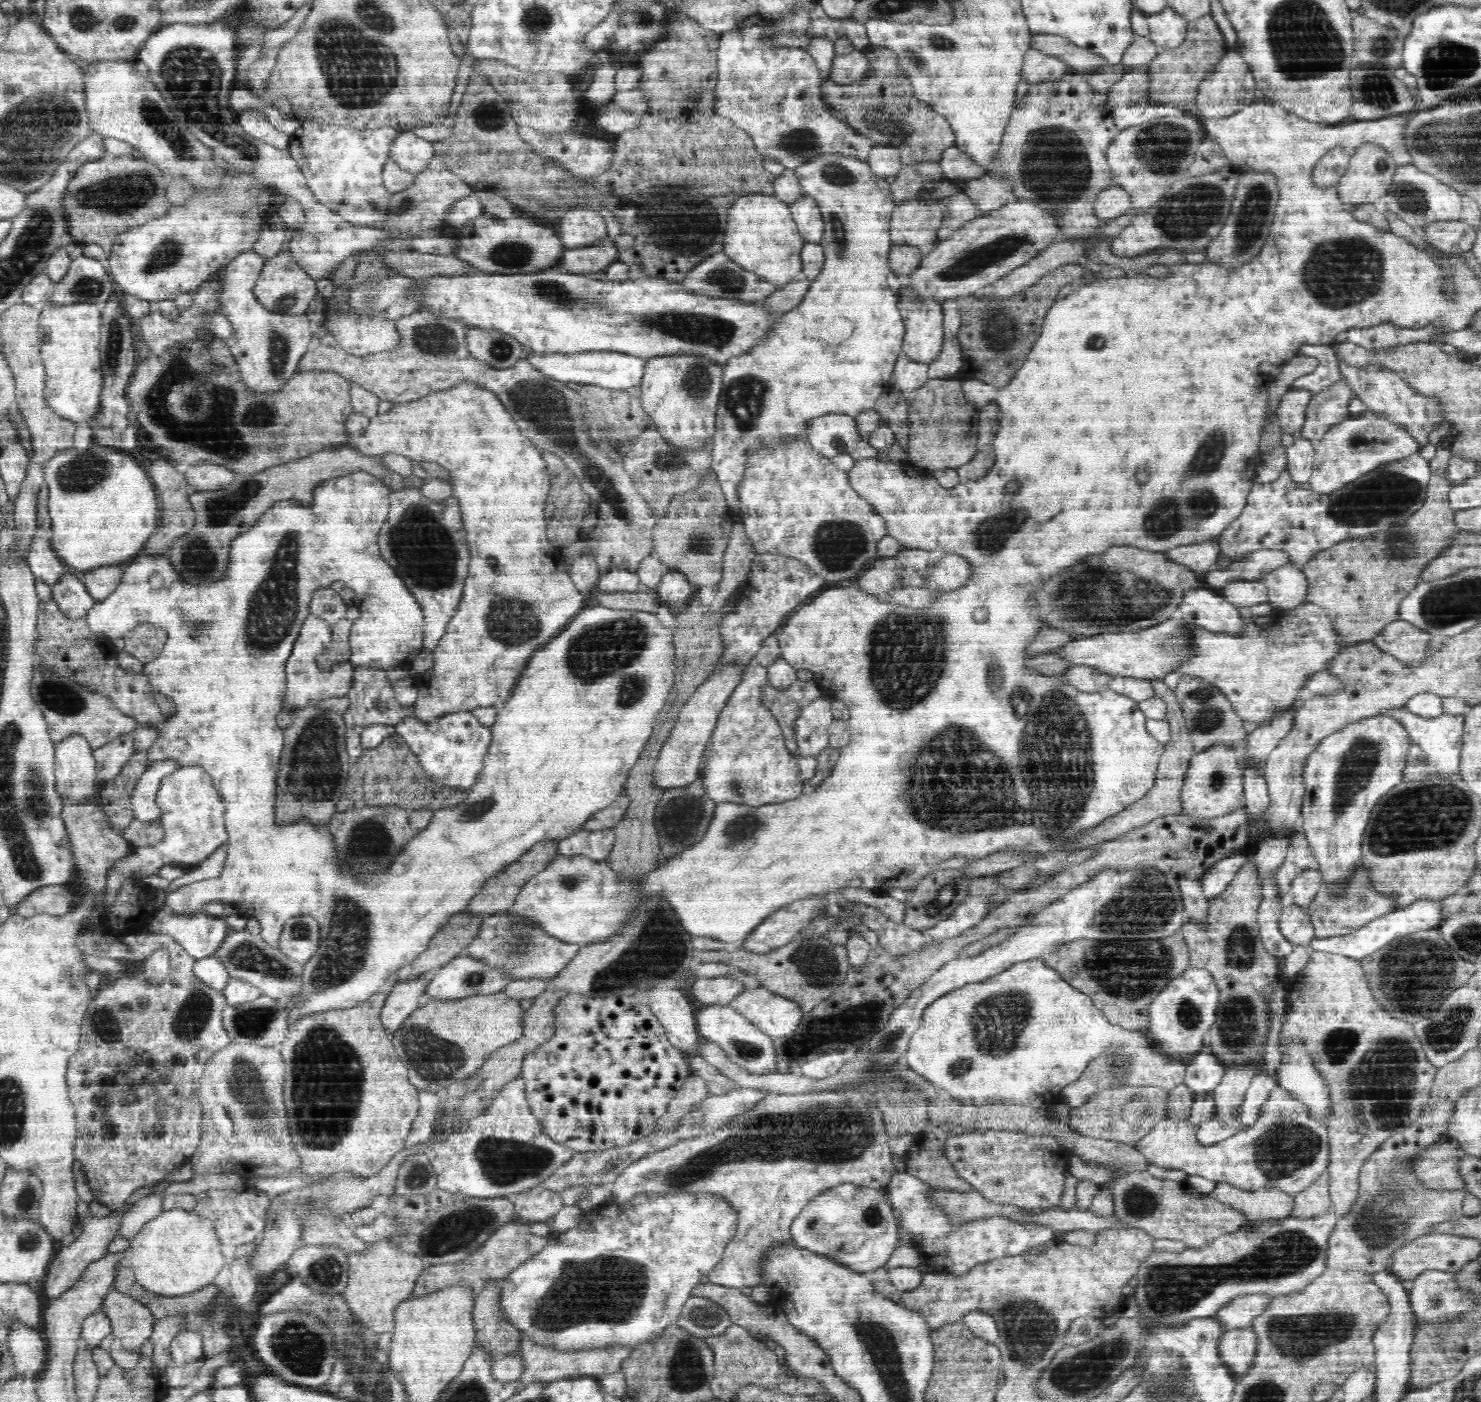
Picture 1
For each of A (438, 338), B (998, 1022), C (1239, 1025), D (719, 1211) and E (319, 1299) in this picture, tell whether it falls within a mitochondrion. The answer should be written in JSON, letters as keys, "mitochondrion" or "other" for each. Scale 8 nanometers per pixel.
{"A":"mitochondrion","B":"mitochondrion","C":"mitochondrion","D":"other","E":"mitochondrion"}

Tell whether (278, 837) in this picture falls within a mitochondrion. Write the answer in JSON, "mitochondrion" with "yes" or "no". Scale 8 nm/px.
{"mitochondrion":"no"}

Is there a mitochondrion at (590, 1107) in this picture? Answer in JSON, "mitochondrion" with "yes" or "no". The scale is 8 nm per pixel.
{"mitochondrion":"no"}

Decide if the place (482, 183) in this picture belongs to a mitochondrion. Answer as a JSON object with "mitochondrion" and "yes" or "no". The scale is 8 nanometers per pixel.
{"mitochondrion":"no"}

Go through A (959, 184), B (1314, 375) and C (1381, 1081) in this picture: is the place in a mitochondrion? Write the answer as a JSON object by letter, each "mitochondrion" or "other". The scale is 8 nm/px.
{"A":"other","B":"other","C":"mitochondrion"}

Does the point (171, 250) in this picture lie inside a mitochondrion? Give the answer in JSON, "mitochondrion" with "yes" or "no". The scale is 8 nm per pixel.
{"mitochondrion":"yes"}

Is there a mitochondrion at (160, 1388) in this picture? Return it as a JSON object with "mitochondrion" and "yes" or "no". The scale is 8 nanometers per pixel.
{"mitochondrion":"no"}

